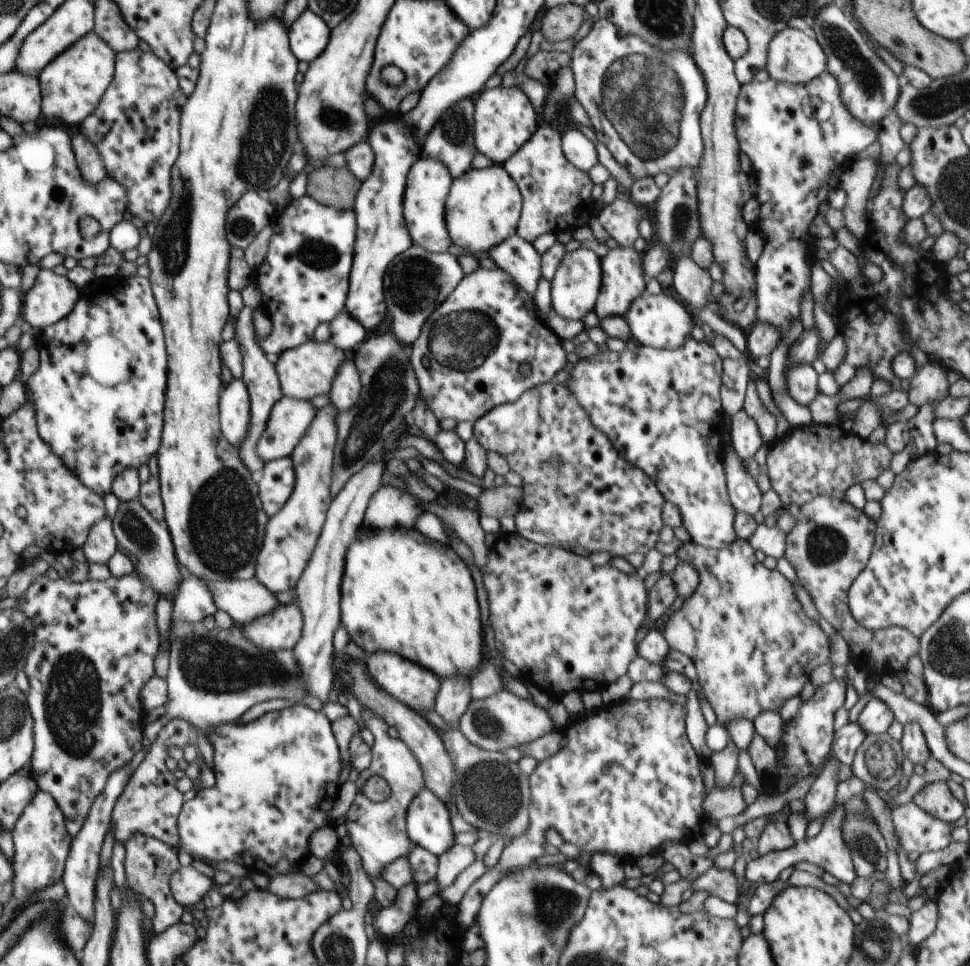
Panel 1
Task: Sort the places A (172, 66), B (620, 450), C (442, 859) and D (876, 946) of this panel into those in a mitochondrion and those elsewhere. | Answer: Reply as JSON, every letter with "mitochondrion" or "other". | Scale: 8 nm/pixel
{"A":"other","B":"other","C":"other","D":"mitochondrion"}

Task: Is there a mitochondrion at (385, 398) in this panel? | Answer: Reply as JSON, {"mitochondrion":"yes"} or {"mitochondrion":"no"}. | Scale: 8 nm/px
{"mitochondrion":"yes"}

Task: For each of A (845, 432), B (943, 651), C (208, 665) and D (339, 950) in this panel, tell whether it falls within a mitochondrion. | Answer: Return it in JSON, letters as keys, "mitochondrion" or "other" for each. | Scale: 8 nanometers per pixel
{"A":"other","B":"mitochondrion","C":"mitochondrion","D":"mitochondrion"}

